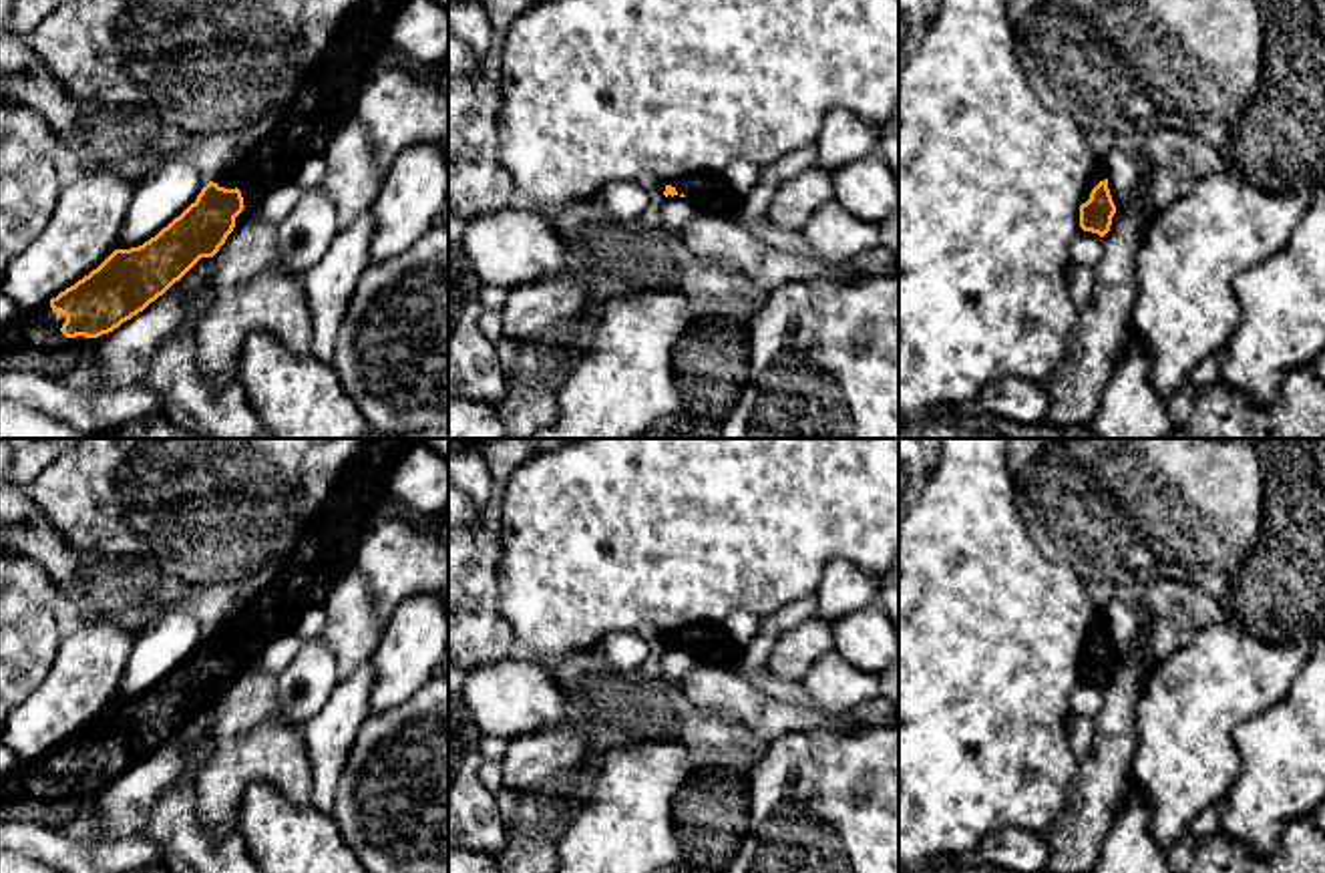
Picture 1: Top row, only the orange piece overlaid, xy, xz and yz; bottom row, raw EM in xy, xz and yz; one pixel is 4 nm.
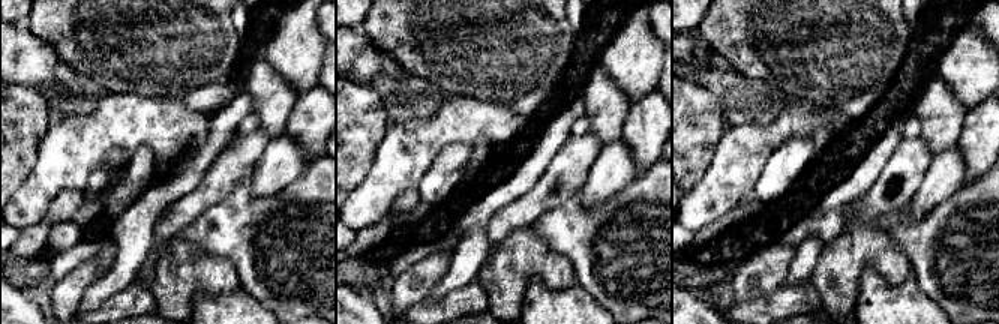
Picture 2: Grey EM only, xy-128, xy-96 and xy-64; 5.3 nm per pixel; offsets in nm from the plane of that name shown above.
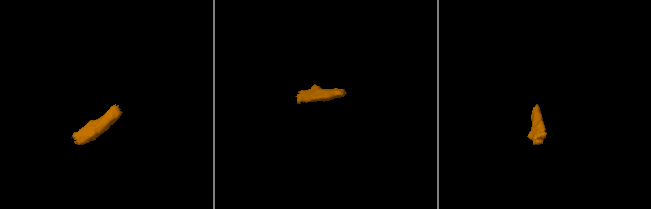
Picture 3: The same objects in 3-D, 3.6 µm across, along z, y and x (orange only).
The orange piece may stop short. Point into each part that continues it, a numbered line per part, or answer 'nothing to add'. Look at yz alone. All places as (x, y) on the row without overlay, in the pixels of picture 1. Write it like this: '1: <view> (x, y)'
1: yz (1098, 624)

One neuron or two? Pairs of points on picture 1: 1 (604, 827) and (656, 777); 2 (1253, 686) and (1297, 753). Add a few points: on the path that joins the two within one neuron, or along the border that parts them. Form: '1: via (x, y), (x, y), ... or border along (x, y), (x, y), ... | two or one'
1: via (616, 817), (644, 789) | one
2: border along (1299, 672), (1277, 701), (1235, 729), (1235, 741) | two

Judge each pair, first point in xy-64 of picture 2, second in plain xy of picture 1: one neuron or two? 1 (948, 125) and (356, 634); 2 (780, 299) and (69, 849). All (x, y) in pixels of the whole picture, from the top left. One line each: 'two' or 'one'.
1: one
2: one

